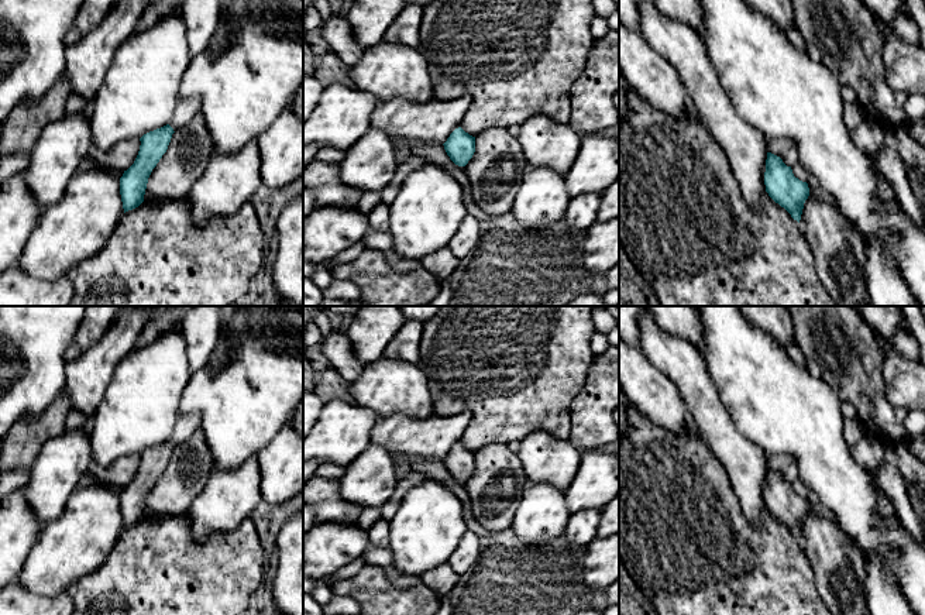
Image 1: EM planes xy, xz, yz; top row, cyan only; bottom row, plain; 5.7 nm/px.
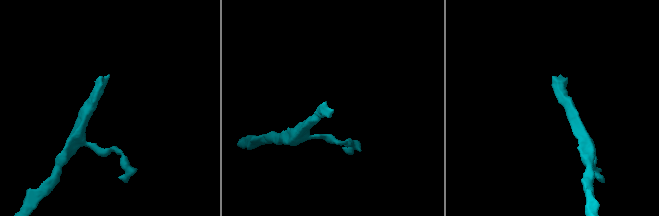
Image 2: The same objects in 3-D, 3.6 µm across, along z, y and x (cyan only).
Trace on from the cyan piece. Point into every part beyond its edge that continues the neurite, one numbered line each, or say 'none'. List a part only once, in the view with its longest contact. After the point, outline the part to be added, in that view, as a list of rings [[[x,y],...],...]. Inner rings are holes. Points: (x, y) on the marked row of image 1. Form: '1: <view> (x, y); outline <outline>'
1: xy (186, 109); outline [[[199,96],[180,99],[175,107],[169,126],[176,131],[189,124],[200,110],[202,100]]]

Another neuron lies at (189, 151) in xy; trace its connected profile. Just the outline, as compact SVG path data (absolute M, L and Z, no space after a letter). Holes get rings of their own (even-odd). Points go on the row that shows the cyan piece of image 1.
M202 110L172 134L166 152L152 169L144 200L165 203L185 199L202 176L213 154L213 144Z

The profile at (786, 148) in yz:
M767 138L767 152L780 157L791 168L800 162L797 145L790 138Z

